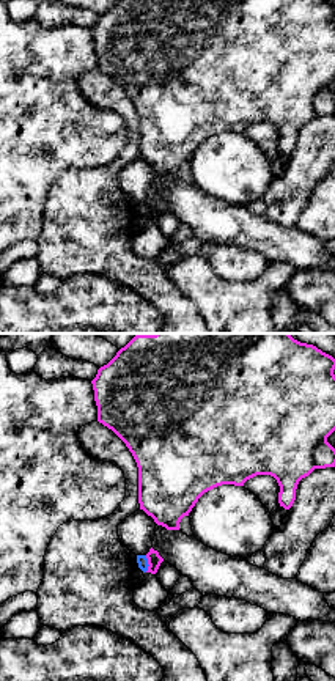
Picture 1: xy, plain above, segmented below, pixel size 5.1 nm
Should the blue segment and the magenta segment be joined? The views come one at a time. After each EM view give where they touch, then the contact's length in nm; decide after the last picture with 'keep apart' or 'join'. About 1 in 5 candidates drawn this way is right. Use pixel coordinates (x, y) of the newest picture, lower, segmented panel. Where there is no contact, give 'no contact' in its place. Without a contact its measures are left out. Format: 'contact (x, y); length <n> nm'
contact (147, 563); length 90 nm

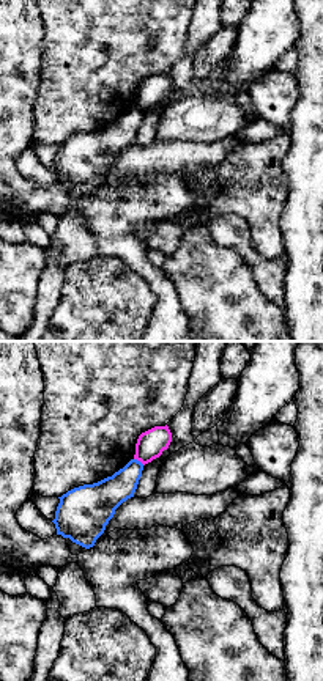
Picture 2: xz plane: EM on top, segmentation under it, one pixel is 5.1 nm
contact (139, 461); length 70 nm

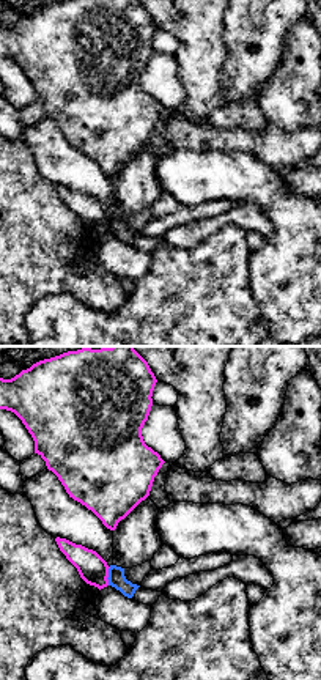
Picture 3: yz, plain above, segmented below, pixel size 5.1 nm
contact (109, 576); length 100 nm

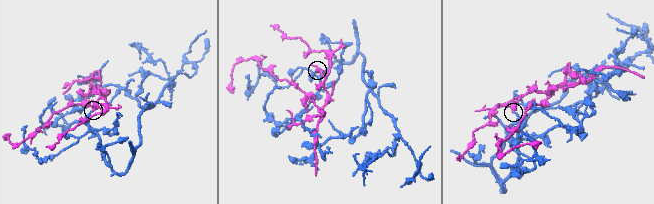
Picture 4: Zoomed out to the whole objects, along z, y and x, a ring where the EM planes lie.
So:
keep apart

